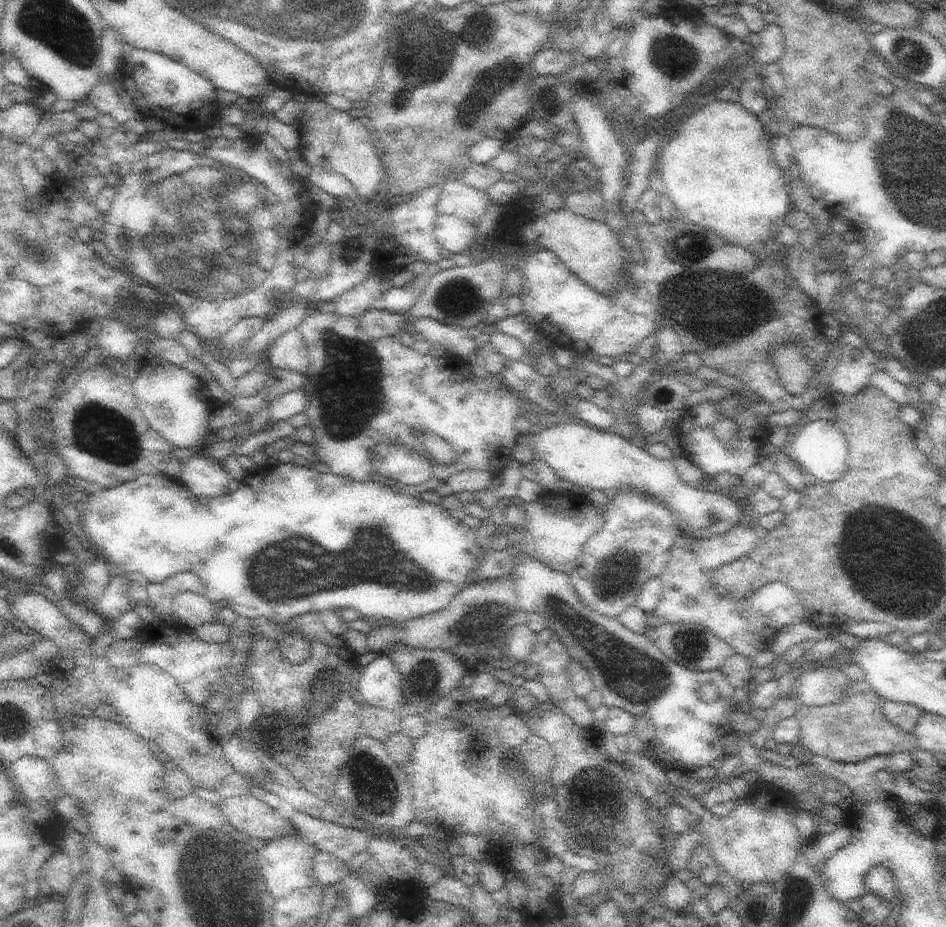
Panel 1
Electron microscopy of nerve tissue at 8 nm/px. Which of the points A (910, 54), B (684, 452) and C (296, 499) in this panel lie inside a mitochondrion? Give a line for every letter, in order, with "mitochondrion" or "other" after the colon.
A: mitochondrion
B: other
C: other

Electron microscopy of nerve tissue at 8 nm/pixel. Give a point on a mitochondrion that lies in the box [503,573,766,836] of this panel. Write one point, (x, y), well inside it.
(636, 678)

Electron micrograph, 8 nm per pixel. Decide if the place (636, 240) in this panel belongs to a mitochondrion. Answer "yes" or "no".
no

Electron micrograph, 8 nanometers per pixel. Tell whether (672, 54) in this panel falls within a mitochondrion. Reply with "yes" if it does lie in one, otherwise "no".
yes

